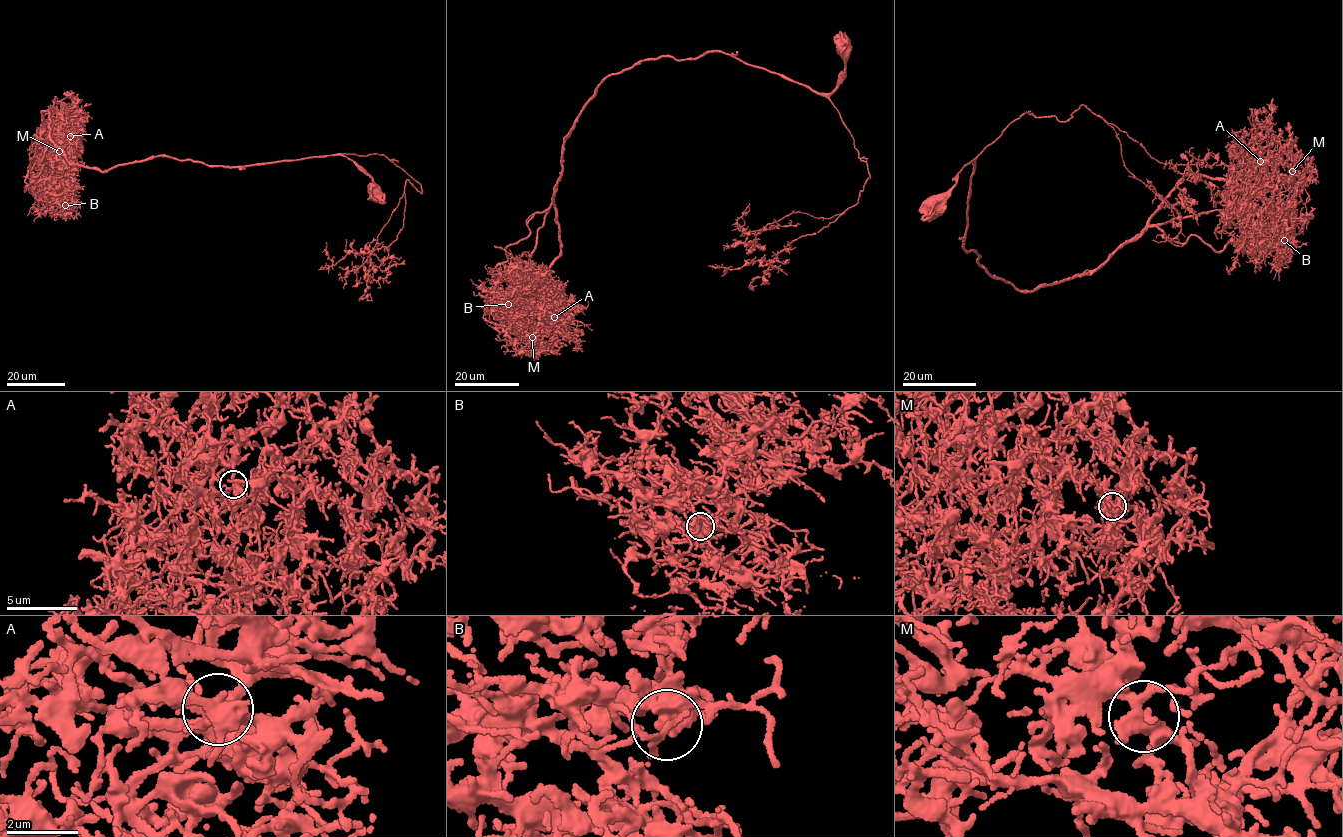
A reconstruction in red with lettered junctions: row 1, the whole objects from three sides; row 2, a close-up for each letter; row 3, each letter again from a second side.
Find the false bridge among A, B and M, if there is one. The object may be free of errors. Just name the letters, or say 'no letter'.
no letter

